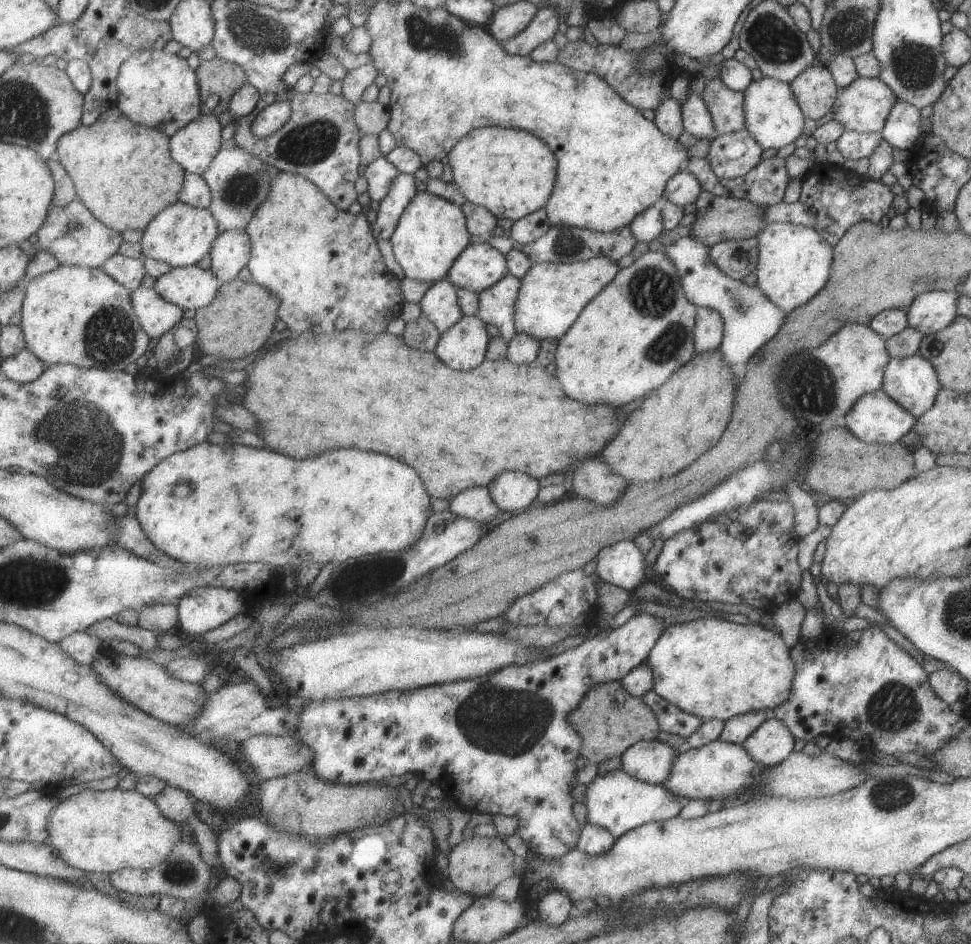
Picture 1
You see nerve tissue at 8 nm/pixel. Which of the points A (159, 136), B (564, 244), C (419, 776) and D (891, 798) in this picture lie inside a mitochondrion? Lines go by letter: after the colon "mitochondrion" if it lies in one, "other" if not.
A: other
B: mitochondrion
C: other
D: mitochondrion

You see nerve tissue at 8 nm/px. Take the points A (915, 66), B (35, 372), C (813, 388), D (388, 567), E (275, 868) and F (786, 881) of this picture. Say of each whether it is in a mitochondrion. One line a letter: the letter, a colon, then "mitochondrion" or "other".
A: mitochondrion
B: other
C: mitochondrion
D: mitochondrion
E: mitochondrion
F: other

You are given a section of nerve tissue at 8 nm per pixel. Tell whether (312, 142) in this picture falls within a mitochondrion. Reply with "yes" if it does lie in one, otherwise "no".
yes

